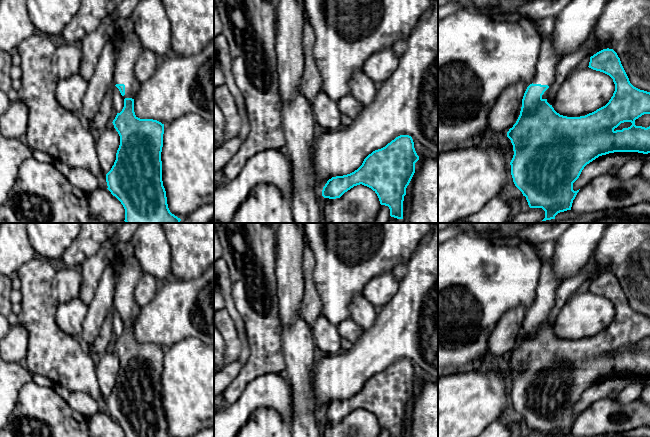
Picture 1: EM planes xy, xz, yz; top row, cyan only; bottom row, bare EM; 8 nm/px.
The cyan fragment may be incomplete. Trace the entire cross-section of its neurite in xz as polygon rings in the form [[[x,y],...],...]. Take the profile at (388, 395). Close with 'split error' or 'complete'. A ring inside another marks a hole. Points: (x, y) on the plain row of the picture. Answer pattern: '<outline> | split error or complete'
[[[400,359],[385,371],[369,378],[362,389],[354,396],[329,403],[323,411],[322,420],[329,423],[340,422],[354,410],[362,408],[371,412],[377,418],[380,428],[388,430],[390,437],[403,437],[406,412],[415,397],[415,387],[418,384],[419,380],[415,375],[412,361]]] | complete

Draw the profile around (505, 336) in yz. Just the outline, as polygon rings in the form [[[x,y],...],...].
[[[518,306],[502,315],[488,341],[488,352],[491,360],[506,359],[516,347],[526,313],[527,309],[524,306]]]

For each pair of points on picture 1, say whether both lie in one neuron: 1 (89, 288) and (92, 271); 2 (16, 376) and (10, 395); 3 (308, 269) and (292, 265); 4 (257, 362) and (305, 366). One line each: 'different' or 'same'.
1: same
2: same
3: different
4: different

